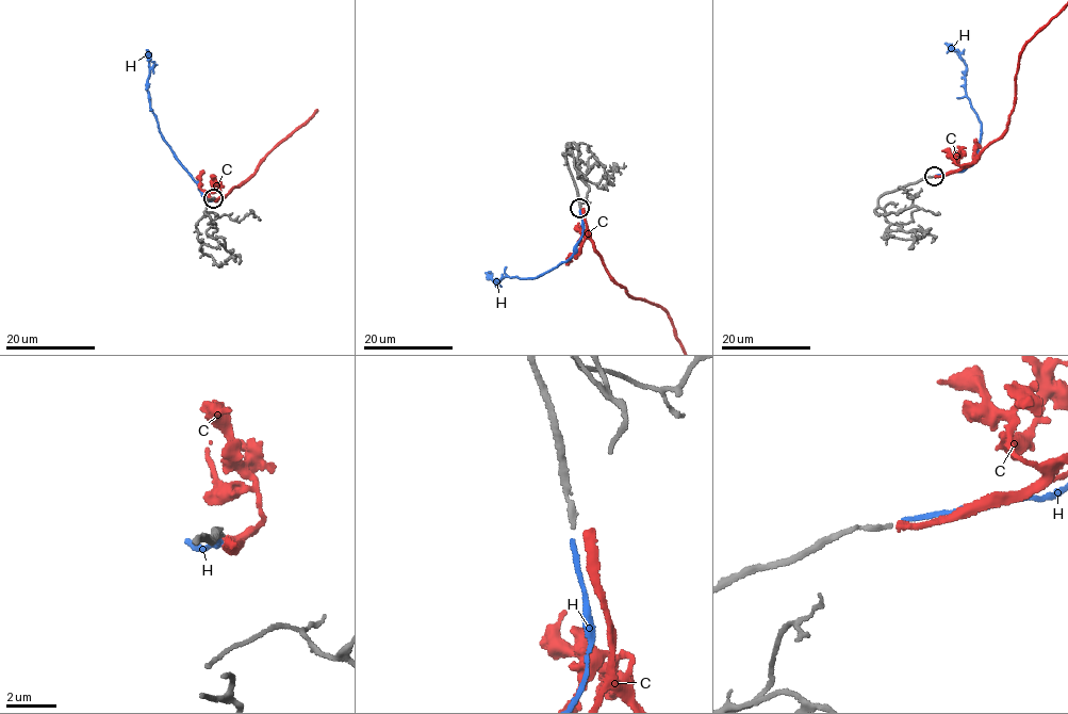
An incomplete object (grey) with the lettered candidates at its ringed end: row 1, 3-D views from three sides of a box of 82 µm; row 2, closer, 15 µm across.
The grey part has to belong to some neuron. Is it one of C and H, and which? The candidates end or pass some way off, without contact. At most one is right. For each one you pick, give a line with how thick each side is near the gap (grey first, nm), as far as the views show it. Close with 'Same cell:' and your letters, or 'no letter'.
Same cell: no letter

